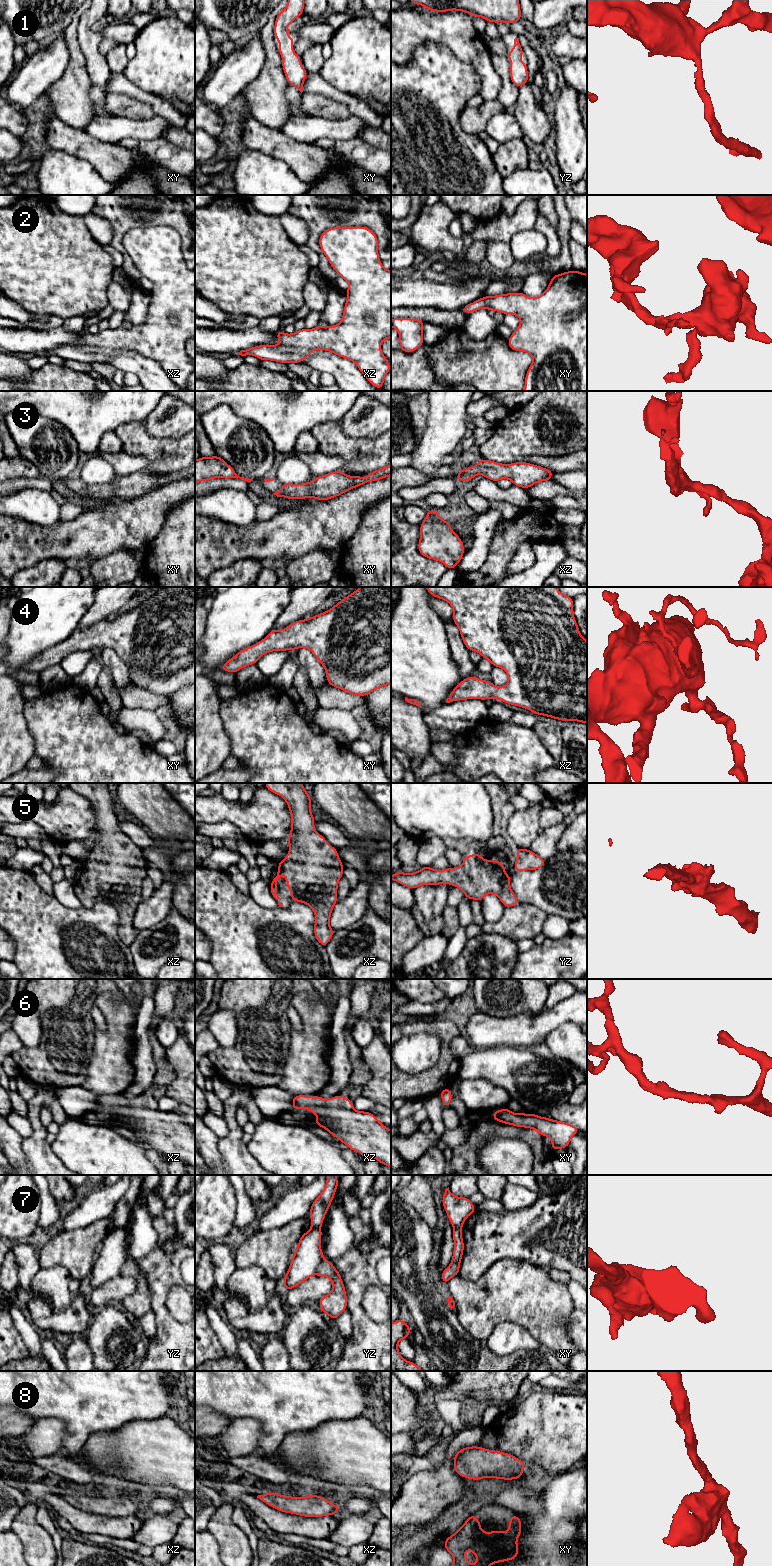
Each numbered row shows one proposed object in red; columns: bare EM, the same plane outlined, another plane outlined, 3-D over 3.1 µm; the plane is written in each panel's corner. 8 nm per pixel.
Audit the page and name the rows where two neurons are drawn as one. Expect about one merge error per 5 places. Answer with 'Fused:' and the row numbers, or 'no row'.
Fused: 7

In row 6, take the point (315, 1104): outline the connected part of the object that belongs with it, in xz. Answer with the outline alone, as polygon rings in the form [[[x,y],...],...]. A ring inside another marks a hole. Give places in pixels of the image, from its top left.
[[[296,1095],[292,1100],[292,1109],[309,1109],[317,1120],[314,1124],[327,1130],[332,1136],[337,1137],[339,1142],[346,1144],[350,1150],[359,1152],[364,1158],[373,1158],[391,1169],[391,1130],[383,1125],[378,1118],[368,1111],[357,1111],[353,1103],[343,1095],[333,1098],[321,1098],[317,1095]]]

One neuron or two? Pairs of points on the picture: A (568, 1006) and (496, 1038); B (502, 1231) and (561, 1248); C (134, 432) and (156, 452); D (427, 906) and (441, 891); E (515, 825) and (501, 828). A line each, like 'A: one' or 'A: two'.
A: one
B: one
C: one
D: one
E: two

